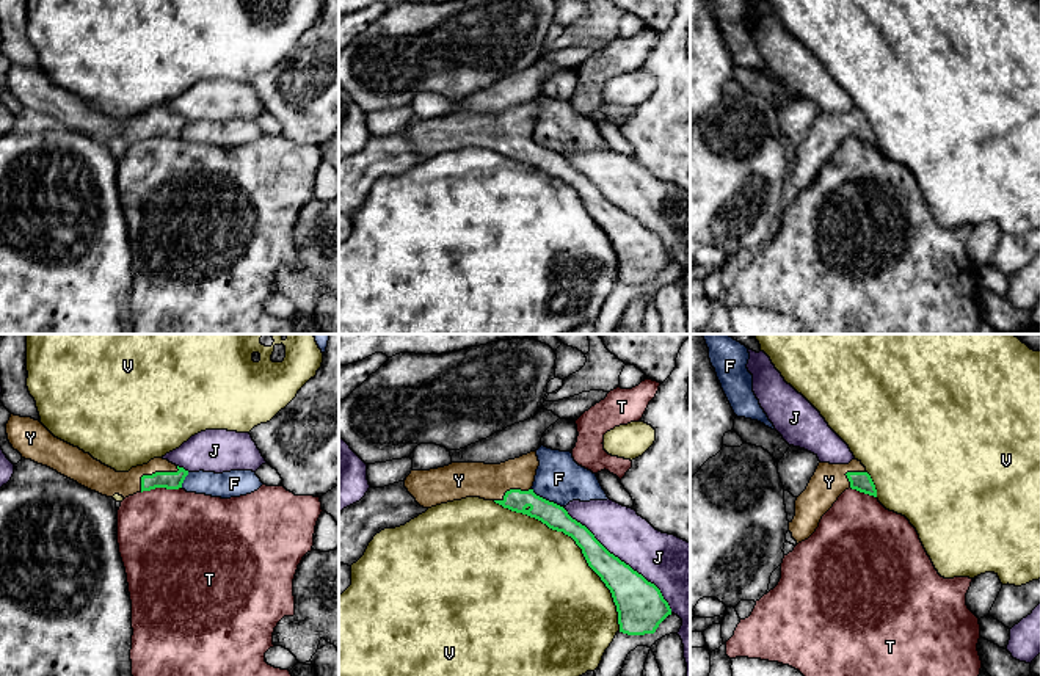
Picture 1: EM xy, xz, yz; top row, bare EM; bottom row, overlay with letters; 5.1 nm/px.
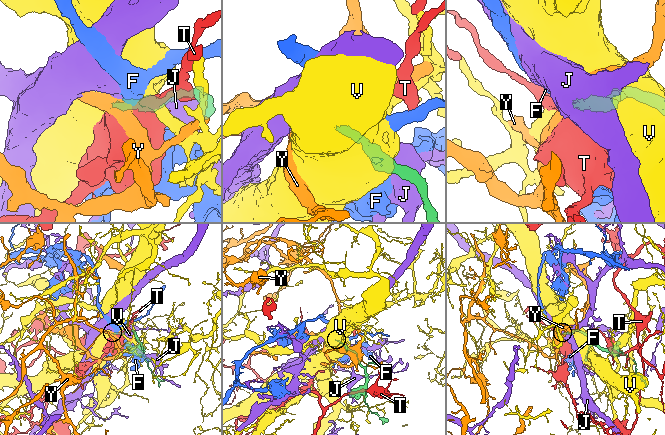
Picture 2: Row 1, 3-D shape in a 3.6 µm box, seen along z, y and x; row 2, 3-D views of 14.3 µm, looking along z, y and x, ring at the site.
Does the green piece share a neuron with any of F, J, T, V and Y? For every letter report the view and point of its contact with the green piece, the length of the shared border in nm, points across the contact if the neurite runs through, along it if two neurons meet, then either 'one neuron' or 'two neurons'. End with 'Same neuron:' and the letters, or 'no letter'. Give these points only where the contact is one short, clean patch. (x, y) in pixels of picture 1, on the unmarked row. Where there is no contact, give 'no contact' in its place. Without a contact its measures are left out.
F: meets green in xz at (545, 148); contact 190 nm long; two neurons
J: meets green in xz at (620, 209); contact 800 nm long; two neurons
T: meets green in xy at (160, 135); contact 220 nm long; border along xy (181, 135), (151, 137), (141, 141); two neurons
V: meets green in xz at (578, 193); contact 950 nm long; two neurons
Y: meets green in xy at (152, 123); contact 240 nm long; runs through xy (171, 129), (165, 123), (152, 123), (137, 129), (105, 129); one neuron
Same neuron: Y

